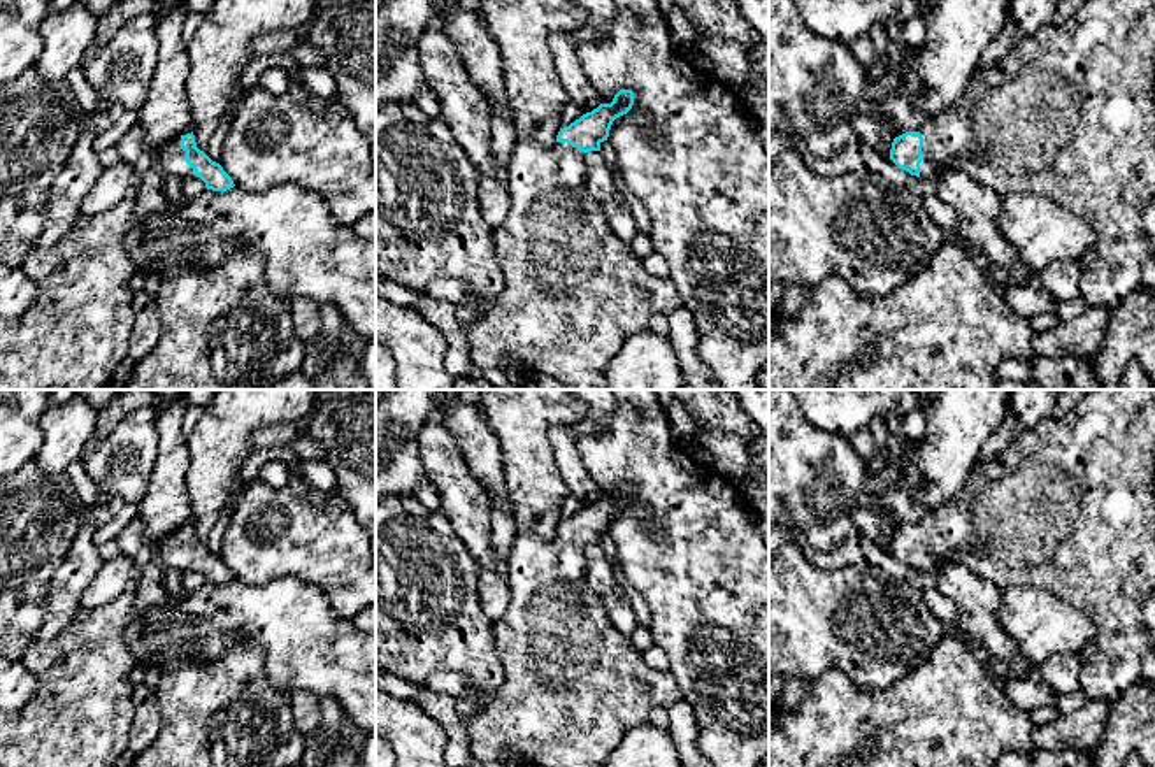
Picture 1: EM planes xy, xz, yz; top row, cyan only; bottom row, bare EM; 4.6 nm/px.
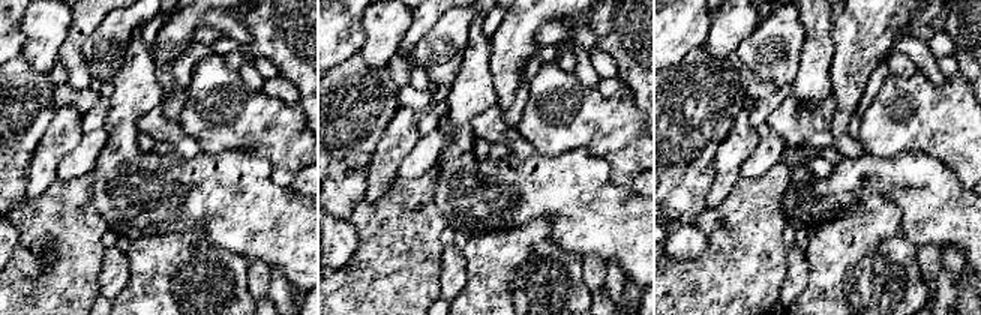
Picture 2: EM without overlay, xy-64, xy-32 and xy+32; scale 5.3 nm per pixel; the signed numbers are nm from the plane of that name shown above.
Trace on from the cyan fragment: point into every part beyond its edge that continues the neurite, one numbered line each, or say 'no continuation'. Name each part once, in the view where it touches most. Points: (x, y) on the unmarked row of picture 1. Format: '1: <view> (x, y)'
1: xy (169, 550)

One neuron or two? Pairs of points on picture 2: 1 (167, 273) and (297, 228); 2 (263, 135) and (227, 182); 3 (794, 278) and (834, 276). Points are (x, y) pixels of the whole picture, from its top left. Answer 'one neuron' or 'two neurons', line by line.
1: two neurons
2: two neurons
3: two neurons

